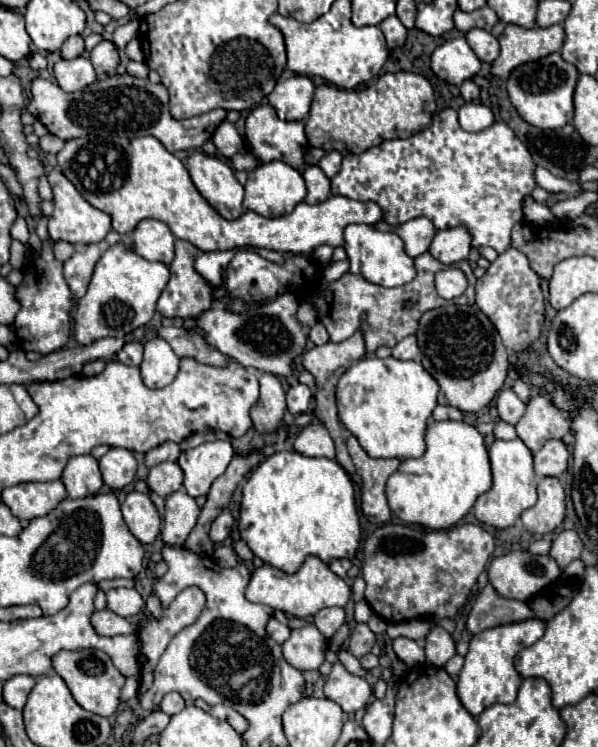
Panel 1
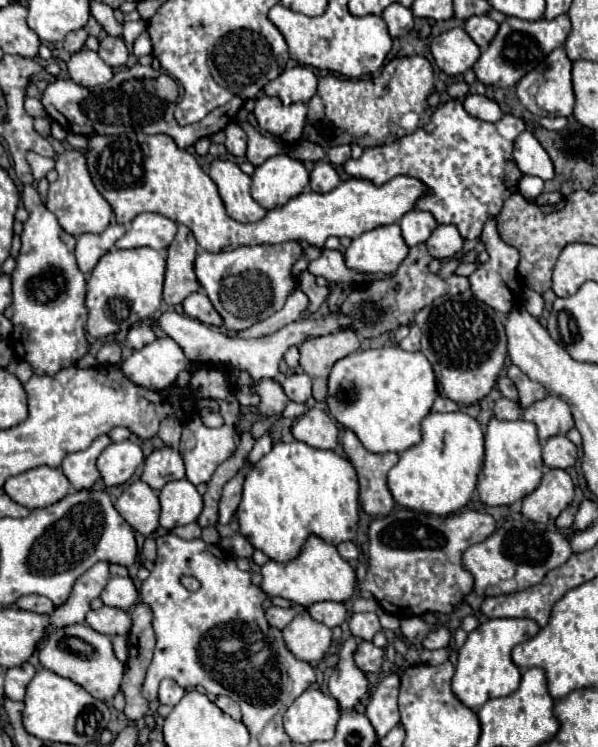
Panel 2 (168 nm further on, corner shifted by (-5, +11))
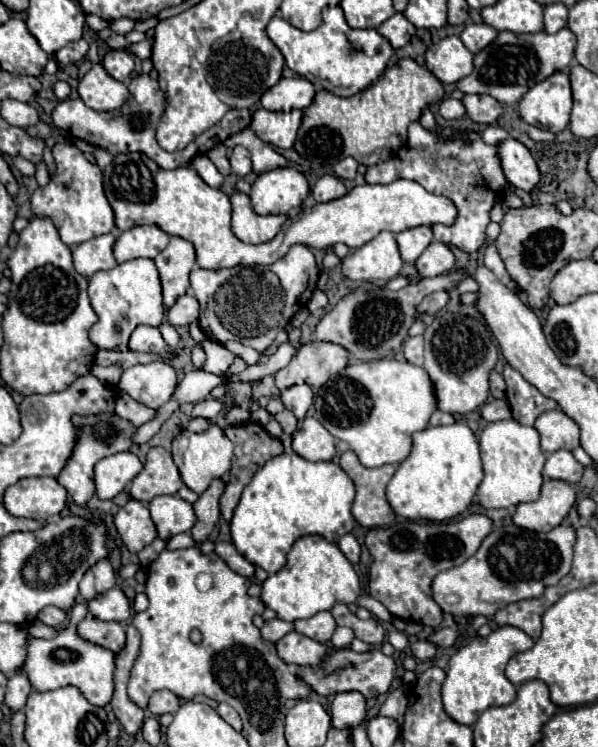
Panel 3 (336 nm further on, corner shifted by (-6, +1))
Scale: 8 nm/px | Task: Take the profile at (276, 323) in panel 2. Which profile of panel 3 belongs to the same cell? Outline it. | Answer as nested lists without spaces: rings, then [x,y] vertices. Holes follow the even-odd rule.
[[[204,340],[202,346],[204,346],[204,352],[206,352],[206,362],[204,362],[202,370],[212,372],[212,374],[226,374],[236,356],[230,350],[226,350],[224,346],[220,346],[212,340]]]

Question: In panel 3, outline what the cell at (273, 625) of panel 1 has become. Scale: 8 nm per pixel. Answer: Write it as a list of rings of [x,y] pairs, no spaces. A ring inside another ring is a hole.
[[[274,618],[274,620],[268,620],[264,622],[264,626],[260,628],[260,634],[266,642],[278,642],[282,636],[286,636],[288,632],[292,630],[292,624],[290,622],[284,622],[280,618]]]

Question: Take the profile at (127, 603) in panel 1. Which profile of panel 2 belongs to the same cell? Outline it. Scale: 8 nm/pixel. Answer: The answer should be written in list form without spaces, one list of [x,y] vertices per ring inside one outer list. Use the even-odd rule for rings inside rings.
[[[113,576],[109,578],[107,586],[101,592],[101,600],[105,606],[113,606],[113,608],[123,608],[129,610],[131,606],[137,604],[139,600],[139,592],[133,584],[131,578],[121,578],[121,576]]]

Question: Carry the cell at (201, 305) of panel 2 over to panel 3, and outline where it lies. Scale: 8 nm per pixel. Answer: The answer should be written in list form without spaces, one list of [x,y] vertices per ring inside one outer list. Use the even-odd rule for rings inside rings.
[[[192,294],[180,296],[174,306],[168,308],[168,322],[172,326],[188,326],[192,322],[198,322],[198,302]]]

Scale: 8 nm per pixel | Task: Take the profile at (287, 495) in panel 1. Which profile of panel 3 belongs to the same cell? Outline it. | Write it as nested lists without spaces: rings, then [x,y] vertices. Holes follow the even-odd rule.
[[[280,454],[268,460],[252,478],[252,482],[244,488],[240,502],[230,520],[232,544],[236,550],[254,566],[264,568],[268,574],[276,574],[284,562],[292,544],[308,534],[324,536],[328,542],[338,542],[336,538],[348,534],[354,528],[352,518],[352,502],[354,502],[354,484],[334,462],[308,462],[298,454]]]

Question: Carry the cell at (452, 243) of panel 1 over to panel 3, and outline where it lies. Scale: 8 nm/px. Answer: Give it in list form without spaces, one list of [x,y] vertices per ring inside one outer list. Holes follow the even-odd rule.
[[[432,242],[420,254],[420,258],[414,262],[414,266],[422,278],[434,278],[434,276],[440,276],[440,274],[446,274],[452,270],[454,254],[450,252],[450,248],[446,244]]]

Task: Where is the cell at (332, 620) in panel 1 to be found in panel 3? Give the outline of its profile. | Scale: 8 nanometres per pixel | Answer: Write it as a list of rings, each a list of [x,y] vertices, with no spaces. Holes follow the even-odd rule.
[[[320,612],[308,620],[296,620],[294,622],[296,632],[300,632],[312,640],[318,640],[318,642],[328,642],[334,628],[336,628],[336,622],[334,622],[330,612]]]

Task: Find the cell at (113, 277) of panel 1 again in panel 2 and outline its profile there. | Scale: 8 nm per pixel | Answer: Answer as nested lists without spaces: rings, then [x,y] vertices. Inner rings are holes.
[[[111,248],[93,268],[87,280],[85,306],[89,310],[87,332],[95,338],[107,338],[129,328],[137,320],[151,318],[161,304],[161,290],[165,278],[165,254],[153,248]]]

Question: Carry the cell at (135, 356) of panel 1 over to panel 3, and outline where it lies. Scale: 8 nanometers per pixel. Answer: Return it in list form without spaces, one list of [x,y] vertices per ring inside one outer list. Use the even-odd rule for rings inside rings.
[[[138,326],[130,336],[130,350],[136,352],[160,352],[166,348],[160,330],[154,326]]]

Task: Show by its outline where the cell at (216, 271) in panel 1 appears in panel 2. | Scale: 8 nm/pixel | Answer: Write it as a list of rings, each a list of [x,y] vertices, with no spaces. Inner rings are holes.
[[[297,242],[283,244],[257,244],[257,246],[239,246],[229,252],[207,252],[201,250],[195,258],[195,274],[201,288],[207,292],[215,310],[223,316],[225,330],[245,330],[259,320],[269,318],[283,308],[287,296],[295,290],[297,280],[291,274],[291,266],[301,258],[303,250]],[[237,268],[237,278],[231,278],[229,272]],[[245,274],[245,276],[243,276]],[[249,274],[259,276],[249,276]],[[231,278],[231,280],[229,280]]]

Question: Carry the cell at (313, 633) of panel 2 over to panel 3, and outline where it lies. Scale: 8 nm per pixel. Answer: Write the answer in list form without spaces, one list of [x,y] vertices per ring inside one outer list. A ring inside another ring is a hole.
[[[288,632],[284,638],[280,638],[280,642],[276,642],[276,652],[286,664],[314,666],[324,656],[326,646],[316,640],[304,638],[302,634]]]

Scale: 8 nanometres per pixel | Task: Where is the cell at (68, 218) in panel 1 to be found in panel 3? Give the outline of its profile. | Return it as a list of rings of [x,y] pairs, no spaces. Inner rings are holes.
[[[62,140],[52,148],[56,170],[50,174],[50,182],[34,190],[30,200],[30,210],[38,218],[50,218],[64,244],[80,244],[90,238],[108,234],[116,228],[114,212],[104,196],[102,172],[96,164],[88,162],[72,142]]]

